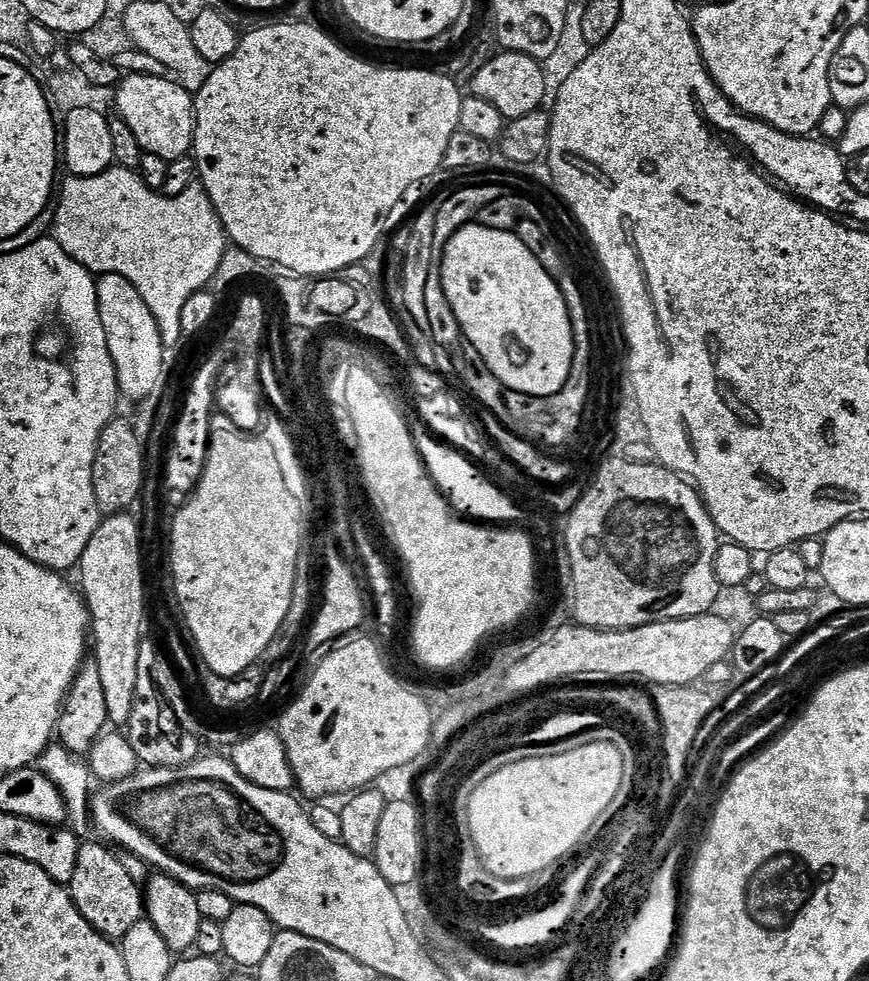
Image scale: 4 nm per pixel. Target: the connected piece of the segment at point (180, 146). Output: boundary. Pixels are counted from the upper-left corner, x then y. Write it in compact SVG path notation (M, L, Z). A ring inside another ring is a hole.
M125 75L115 89L116 108L120 111L117 112L119 119L124 120L130 134L134 134L141 153L171 162L187 157L192 151L194 96L175 79L164 76Z

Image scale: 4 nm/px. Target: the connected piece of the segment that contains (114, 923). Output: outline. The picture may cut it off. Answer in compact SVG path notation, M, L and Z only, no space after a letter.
M81 843L78 850L78 862L74 862L74 878L70 885L72 901L76 908L103 936L113 942L123 941L126 934L140 920L145 919L145 897L141 885L126 874L117 853L107 843Z

